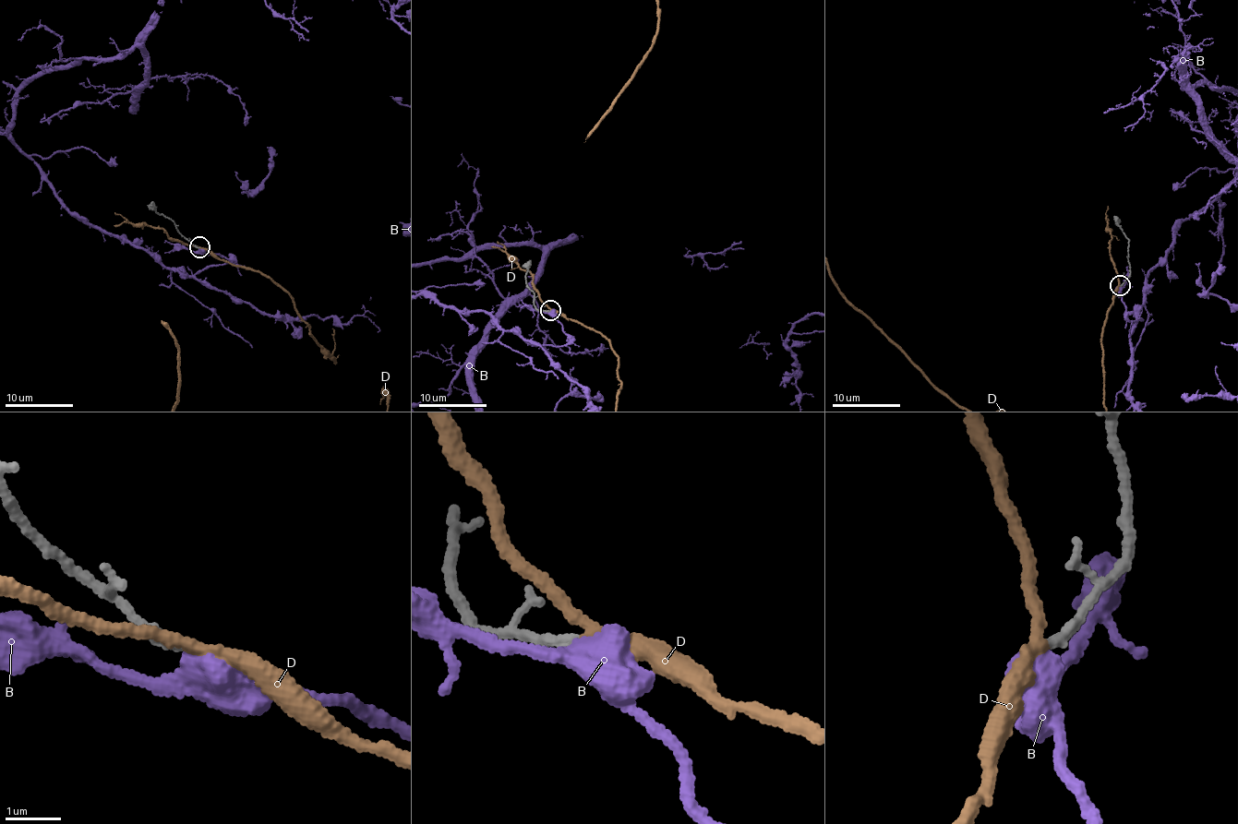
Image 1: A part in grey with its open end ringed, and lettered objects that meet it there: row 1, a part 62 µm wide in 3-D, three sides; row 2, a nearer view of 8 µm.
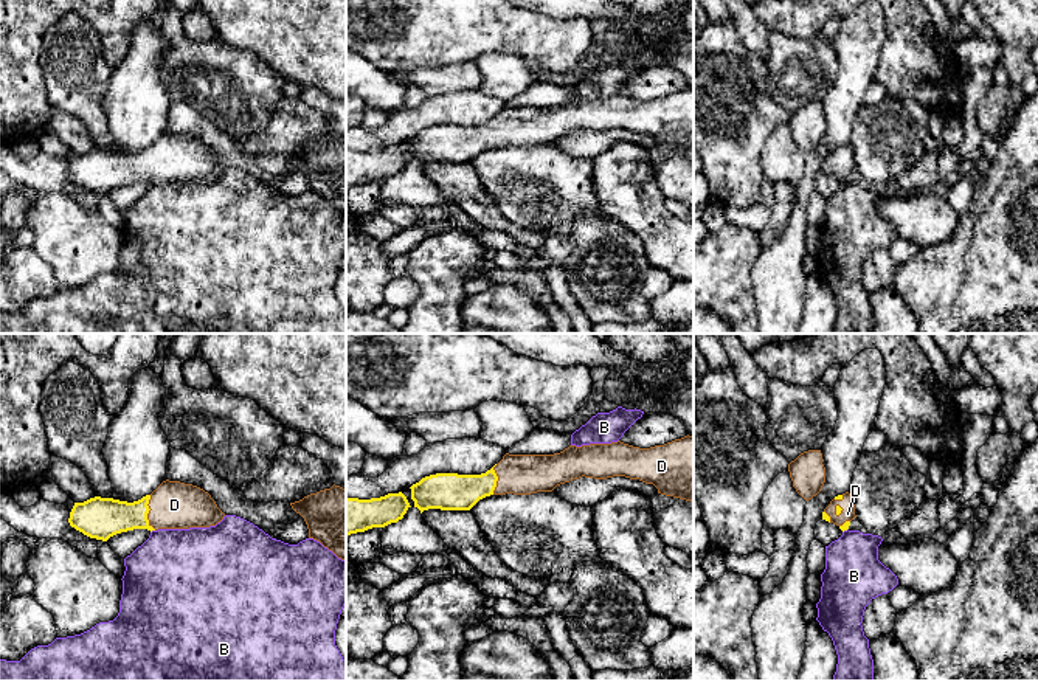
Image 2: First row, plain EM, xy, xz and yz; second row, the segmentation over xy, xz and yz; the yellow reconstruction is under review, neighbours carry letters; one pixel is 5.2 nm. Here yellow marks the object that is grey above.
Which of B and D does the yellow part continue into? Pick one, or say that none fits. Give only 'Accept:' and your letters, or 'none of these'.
Accept: D

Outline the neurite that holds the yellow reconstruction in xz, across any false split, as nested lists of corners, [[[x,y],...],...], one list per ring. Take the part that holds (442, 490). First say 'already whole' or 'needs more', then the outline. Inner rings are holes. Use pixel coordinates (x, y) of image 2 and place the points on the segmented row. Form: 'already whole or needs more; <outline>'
needs more; [[[694,436],[639,448],[621,441],[569,445],[554,455],[509,455],[481,475],[436,473],[413,484],[420,510],[470,510],[490,495],[552,492],[579,478],[625,476],[653,484],[658,493],[694,503]]]

